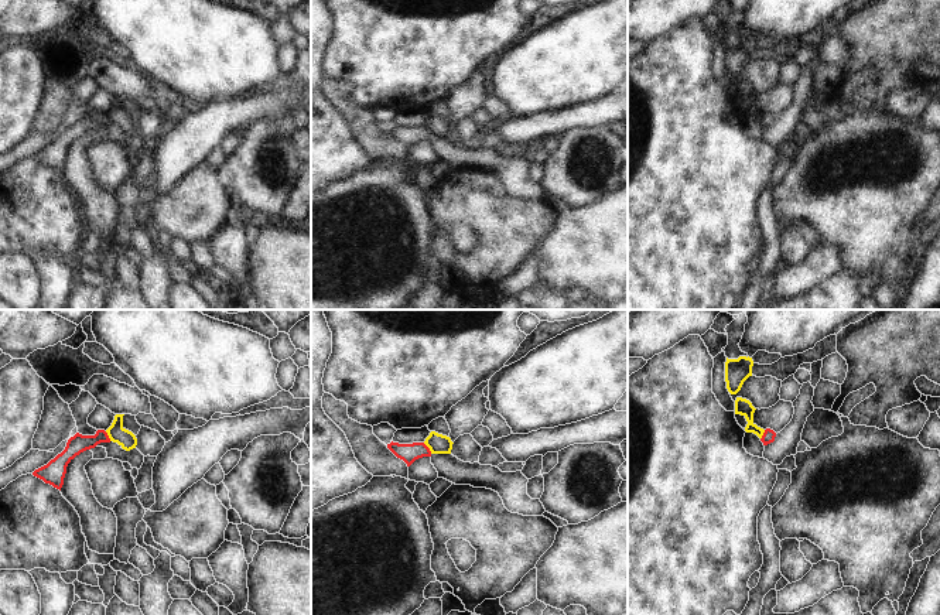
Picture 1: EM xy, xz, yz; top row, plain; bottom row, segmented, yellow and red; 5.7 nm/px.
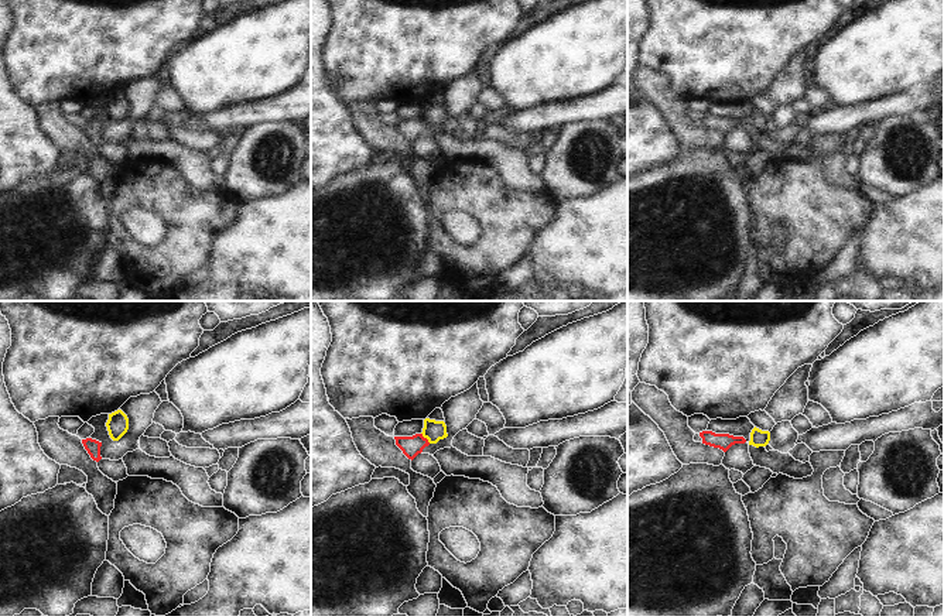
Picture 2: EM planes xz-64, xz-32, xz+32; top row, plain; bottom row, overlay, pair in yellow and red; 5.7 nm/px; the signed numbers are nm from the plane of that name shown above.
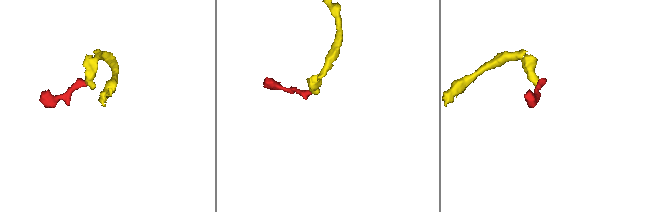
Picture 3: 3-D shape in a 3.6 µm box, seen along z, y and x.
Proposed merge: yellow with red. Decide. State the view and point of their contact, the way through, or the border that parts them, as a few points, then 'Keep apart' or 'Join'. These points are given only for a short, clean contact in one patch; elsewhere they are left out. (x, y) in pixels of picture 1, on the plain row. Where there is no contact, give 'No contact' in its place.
Touches yellow at xz (429, 130). Boundary: xz (423, 126), (431, 136). Keep apart.

